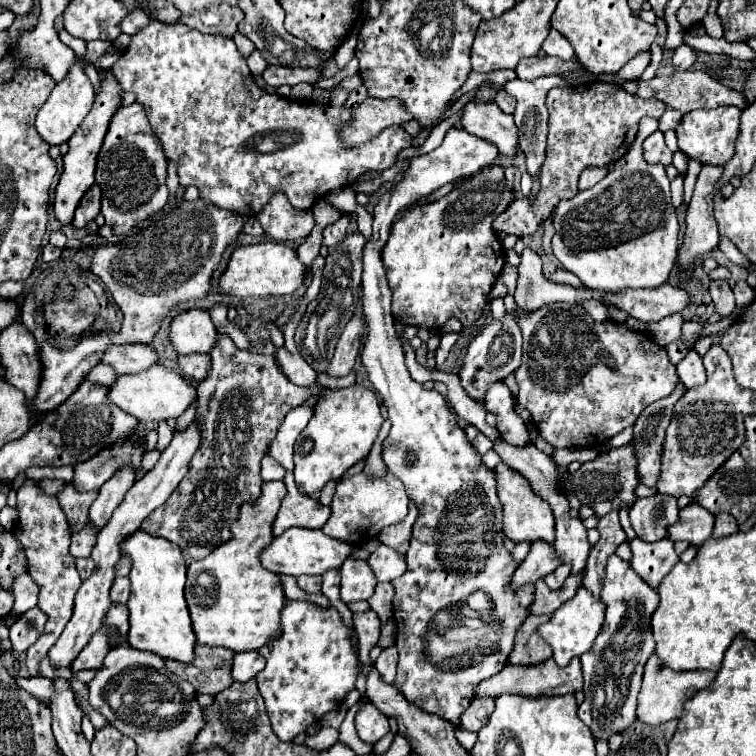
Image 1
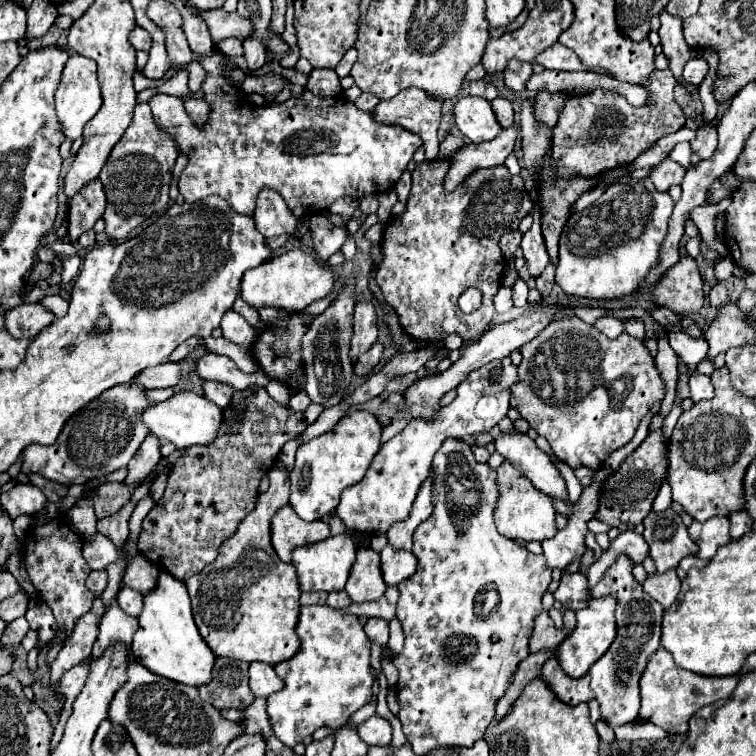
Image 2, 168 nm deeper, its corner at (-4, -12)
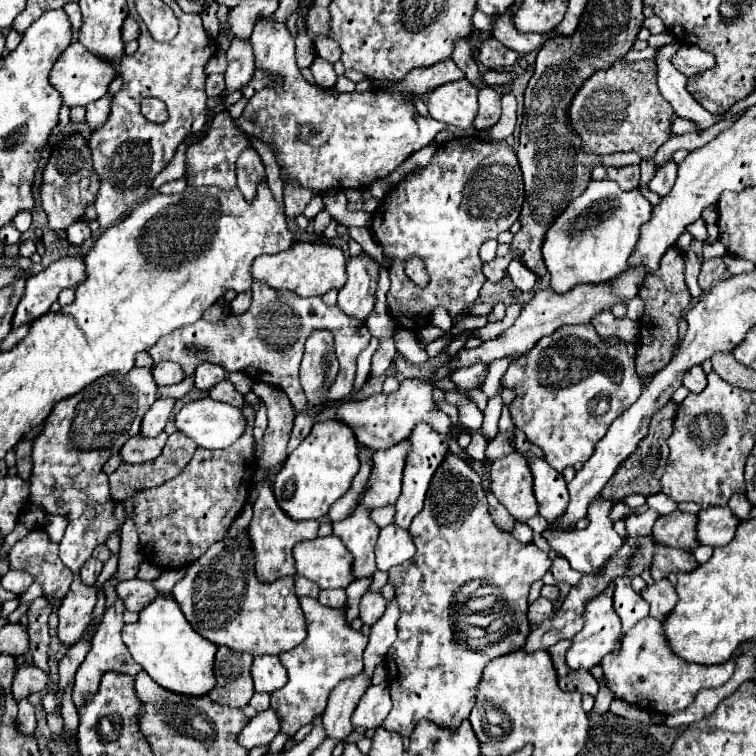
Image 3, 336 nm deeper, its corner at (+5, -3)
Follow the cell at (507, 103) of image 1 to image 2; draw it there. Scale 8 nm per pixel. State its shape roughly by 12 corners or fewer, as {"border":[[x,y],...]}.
{"border":[[509,100],[491,102],[501,128],[513,126],[515,112]]}

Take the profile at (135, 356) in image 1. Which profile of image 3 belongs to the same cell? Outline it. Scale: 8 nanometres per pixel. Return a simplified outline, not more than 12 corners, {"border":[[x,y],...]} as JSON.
{"border":[[172,361],[154,365],[152,375],[158,385],[174,385],[186,377]]}

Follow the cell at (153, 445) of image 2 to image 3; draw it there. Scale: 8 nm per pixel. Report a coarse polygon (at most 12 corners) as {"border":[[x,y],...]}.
{"border":[[156,399],[142,419],[142,435],[158,435],[176,399]]}

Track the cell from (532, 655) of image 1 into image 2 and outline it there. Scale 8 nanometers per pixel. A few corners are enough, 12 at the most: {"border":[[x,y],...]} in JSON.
{"border":[[543,610],[535,618],[529,652],[555,650],[565,632]]}

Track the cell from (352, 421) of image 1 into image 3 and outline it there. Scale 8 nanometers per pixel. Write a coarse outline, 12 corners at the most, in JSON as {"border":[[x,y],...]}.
{"border":[[328,419],[274,477],[290,519],[320,519],[350,489],[358,441]]}

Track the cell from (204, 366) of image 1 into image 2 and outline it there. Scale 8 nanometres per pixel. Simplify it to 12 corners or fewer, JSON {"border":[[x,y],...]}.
{"border":[[203,380],[207,400],[225,408],[233,388],[223,382]]}

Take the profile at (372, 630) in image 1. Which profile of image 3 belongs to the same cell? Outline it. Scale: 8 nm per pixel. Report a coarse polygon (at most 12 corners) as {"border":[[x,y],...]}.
{"border":[[368,591],[360,599],[360,619],[374,625],[386,609],[380,591]]}

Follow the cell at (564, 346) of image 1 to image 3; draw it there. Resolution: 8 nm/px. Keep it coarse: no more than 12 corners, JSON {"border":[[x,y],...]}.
{"border":[[590,323],[510,363],[514,425],[558,473],[642,393]]}

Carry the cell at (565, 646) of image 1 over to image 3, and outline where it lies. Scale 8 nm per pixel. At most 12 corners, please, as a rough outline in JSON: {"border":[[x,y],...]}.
{"border":[[614,585],[586,605],[586,625],[566,653],[590,669],[622,639]]}

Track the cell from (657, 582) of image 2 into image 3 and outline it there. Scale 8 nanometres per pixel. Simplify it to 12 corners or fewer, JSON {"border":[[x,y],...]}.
{"border":[[668,579],[642,591],[650,615],[664,621],[676,607],[678,595]]}

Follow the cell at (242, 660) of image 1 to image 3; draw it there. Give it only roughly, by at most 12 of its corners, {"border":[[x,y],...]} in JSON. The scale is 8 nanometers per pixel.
{"border":[[256,657],[254,687],[274,693],[288,681],[278,657]]}

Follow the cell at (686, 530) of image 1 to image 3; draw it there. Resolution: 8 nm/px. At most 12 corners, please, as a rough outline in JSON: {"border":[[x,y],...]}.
{"border":[[728,507],[698,513],[698,541],[728,545],[742,523]]}

